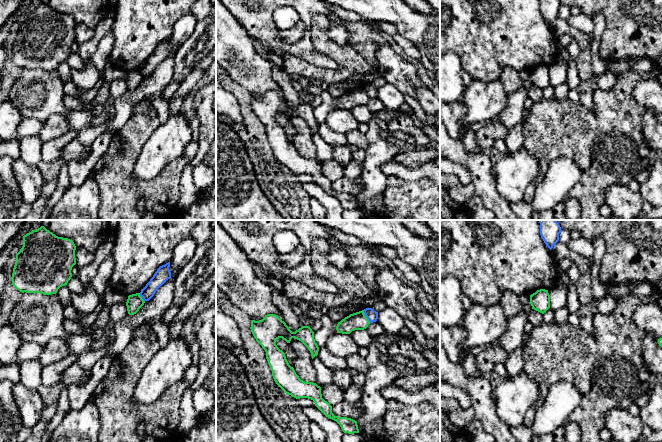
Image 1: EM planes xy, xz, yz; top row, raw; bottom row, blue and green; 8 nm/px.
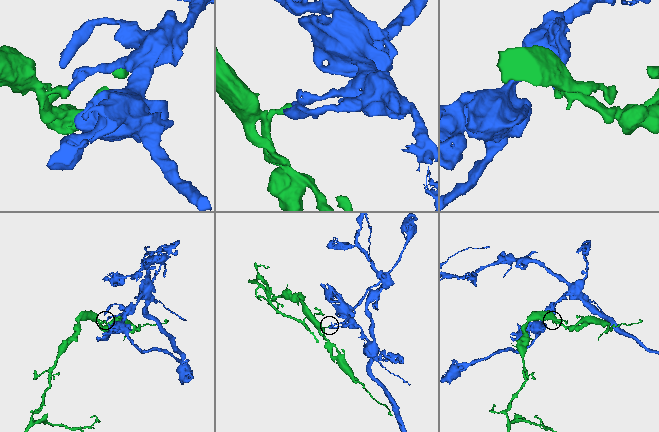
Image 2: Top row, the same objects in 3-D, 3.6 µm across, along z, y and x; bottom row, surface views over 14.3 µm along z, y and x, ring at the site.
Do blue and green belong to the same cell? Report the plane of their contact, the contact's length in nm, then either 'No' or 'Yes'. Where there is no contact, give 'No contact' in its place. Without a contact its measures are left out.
Touches blue in xz. Shared border 120 nm. No

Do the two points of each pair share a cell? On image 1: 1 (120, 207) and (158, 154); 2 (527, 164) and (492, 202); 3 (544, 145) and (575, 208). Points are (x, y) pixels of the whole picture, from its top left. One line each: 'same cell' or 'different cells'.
1: different cells
2: different cells
3: different cells

